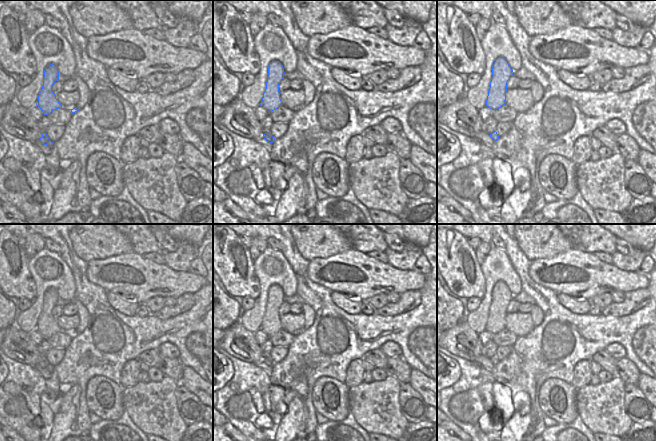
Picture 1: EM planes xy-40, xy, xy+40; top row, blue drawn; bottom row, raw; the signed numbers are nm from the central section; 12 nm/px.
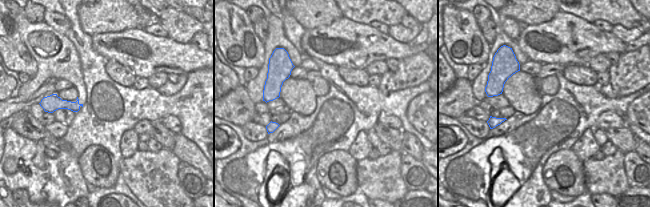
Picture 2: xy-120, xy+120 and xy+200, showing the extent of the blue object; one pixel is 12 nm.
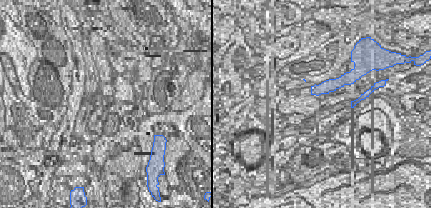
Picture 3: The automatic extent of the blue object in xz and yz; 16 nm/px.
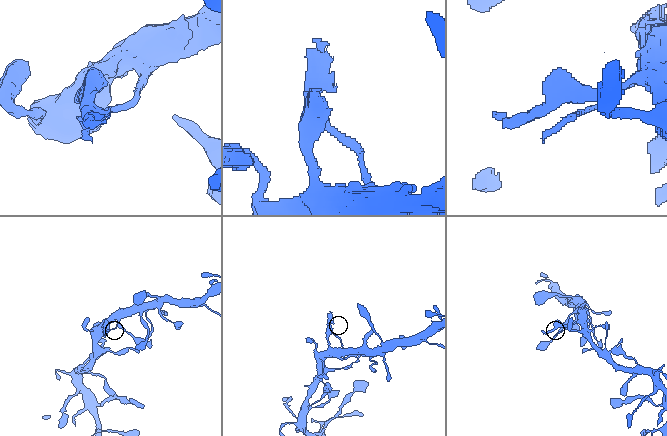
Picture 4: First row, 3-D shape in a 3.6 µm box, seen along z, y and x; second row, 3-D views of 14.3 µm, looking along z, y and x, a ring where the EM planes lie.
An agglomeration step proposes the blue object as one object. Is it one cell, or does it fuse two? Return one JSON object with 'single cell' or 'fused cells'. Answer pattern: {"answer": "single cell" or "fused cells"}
{"answer": "fused cells"}

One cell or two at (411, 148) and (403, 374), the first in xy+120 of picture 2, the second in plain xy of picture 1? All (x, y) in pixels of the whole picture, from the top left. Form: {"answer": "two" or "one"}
{"answer": "one"}

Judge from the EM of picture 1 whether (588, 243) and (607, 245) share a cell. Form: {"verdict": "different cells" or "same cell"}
{"verdict": "same cell"}

